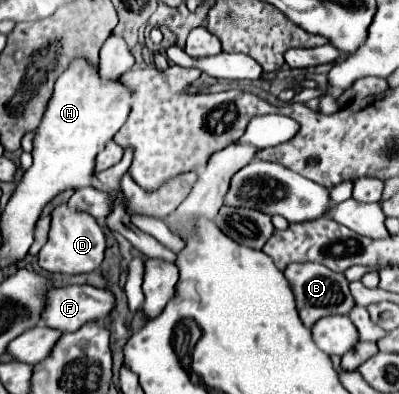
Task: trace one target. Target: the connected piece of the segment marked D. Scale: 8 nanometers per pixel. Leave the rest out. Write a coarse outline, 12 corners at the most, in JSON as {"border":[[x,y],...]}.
{"border":[[52,210],[38,266],[50,274],[92,272],[106,236],[92,214]]}

